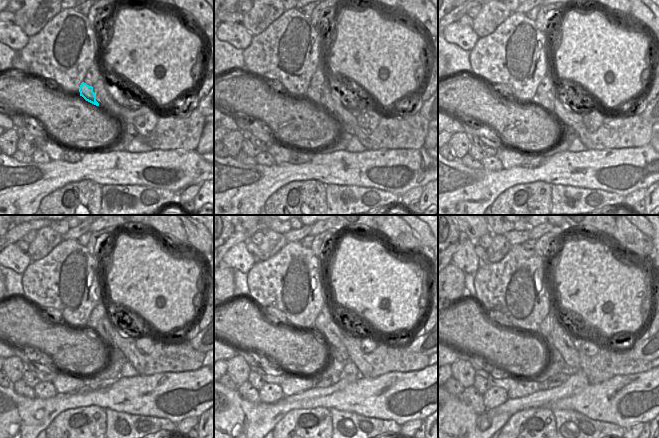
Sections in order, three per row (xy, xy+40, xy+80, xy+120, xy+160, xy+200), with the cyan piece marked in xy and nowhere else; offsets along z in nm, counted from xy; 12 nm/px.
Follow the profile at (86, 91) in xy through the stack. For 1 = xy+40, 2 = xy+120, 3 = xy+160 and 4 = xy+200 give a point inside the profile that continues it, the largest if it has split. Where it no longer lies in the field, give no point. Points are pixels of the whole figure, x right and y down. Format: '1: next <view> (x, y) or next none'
1: next xy+40 (317, 96)
2: next xy+120 (104, 327)
3: next xy+160 (333, 338)
4: next xy+200 (560, 339)

